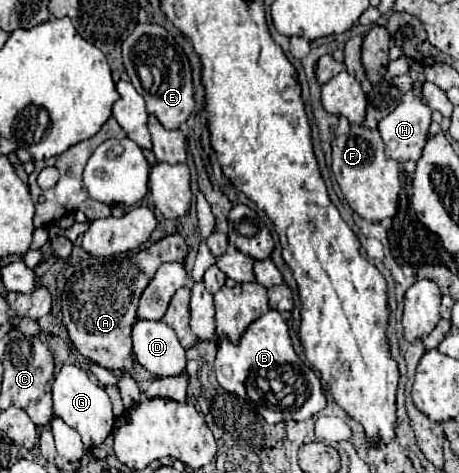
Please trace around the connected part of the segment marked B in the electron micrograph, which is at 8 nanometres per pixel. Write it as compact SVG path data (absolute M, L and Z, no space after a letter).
M278 310L258 318L242 336L240 344L222 340L216 354L218 384L246 402L268 422L276 424L292 414L292 420L308 420L326 408L326 394L316 372L306 366L294 352L288 324Z

